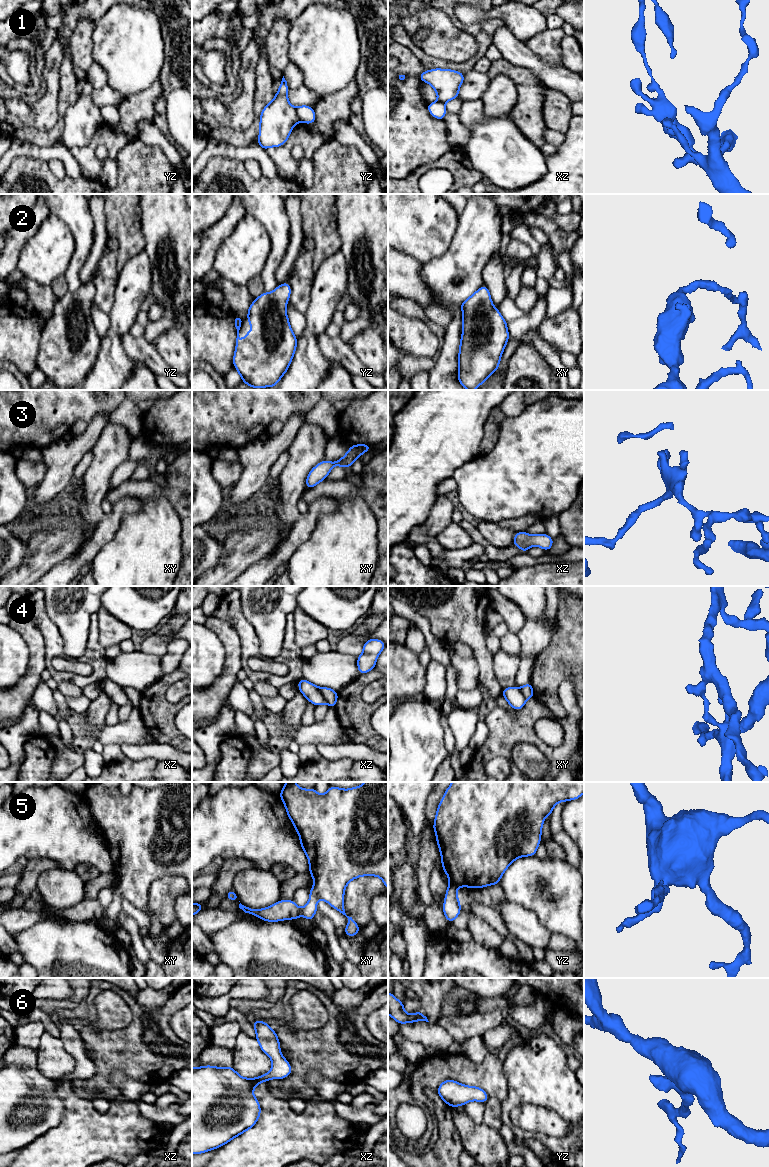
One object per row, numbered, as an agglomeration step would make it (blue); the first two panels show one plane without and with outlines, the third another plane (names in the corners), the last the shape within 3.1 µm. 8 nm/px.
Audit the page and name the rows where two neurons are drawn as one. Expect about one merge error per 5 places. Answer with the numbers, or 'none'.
1, 4

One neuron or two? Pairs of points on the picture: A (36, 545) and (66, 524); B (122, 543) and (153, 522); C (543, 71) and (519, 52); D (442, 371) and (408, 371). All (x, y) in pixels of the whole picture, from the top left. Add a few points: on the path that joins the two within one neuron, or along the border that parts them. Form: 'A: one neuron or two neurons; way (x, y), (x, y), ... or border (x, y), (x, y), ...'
A: one neuron; way (43, 545), (59, 531)
B: one neuron; way (130, 543), (145, 530)
C: one neuron; way (537, 66), (525, 58)
D: two neurons; border (436, 361), (429, 372)

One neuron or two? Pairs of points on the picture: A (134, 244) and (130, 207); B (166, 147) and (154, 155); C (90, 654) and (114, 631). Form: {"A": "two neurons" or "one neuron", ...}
{"A": "one neuron", "B": "two neurons", "C": "two neurons"}

